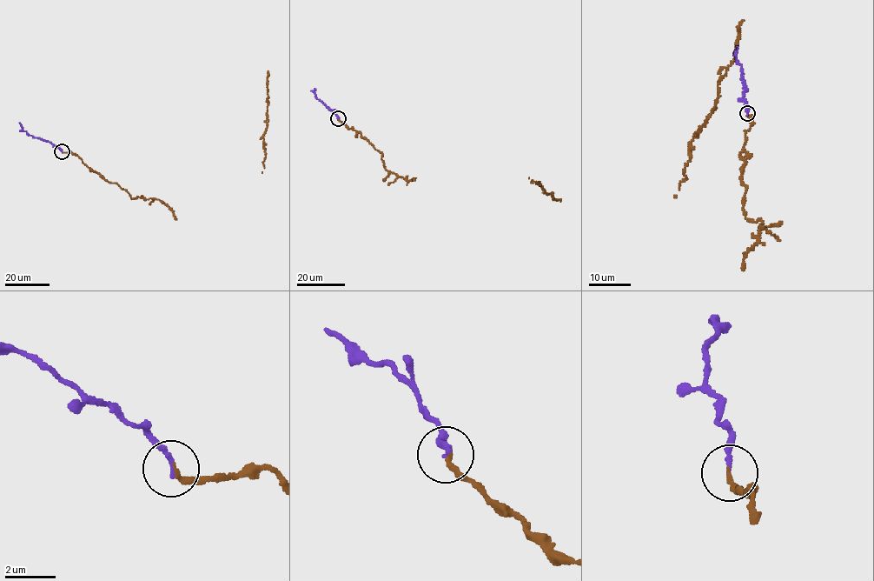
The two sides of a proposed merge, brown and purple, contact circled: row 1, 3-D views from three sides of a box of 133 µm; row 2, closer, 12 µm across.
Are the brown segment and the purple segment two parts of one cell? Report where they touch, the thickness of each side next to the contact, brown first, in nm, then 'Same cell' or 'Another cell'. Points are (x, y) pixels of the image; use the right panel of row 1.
Place: (747, 113). Thickness 200 nm (brown) against 190 nm. Same cell

